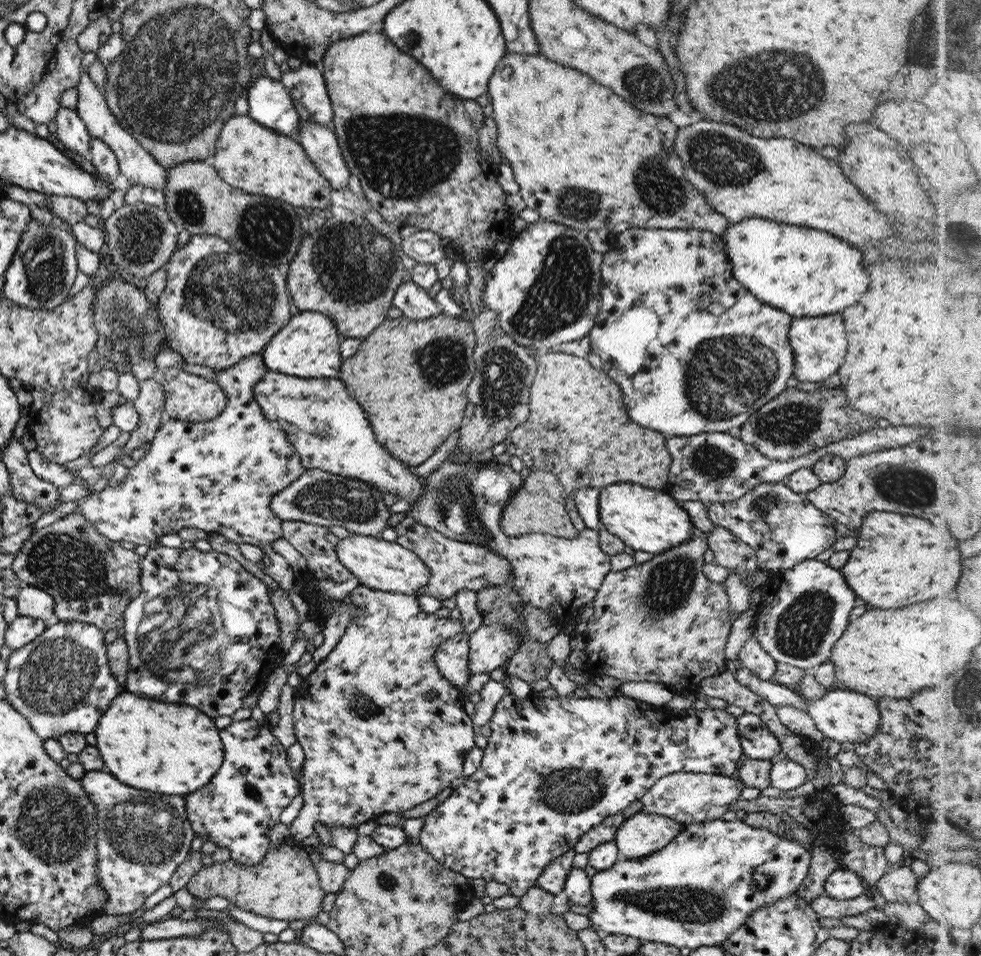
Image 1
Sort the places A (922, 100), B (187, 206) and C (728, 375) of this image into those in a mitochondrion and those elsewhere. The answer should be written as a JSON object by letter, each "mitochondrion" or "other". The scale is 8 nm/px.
{"A":"other","B":"mitochondrion","C":"mitochondrion"}

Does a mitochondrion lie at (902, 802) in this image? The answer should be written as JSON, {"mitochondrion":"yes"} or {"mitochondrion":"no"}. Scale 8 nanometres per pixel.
{"mitochondrion":"no"}

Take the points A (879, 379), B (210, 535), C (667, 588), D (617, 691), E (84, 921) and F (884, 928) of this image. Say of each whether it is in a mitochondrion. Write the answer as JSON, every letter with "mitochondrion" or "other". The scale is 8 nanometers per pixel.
{"A":"other","B":"other","C":"mitochondrion","D":"other","E":"other","F":"other"}

